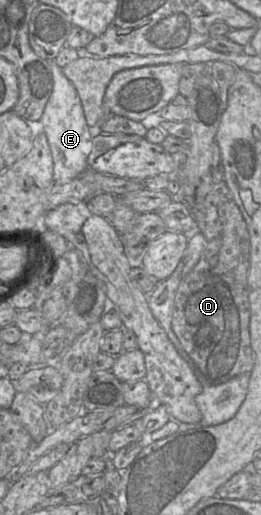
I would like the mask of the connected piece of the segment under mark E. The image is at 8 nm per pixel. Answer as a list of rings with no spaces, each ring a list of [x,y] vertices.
[[[47,61],[52,72],[53,89],[40,122],[52,153],[54,183],[65,184],[78,178],[88,168],[87,158],[92,150],[94,129],[86,122],[83,106],[74,85],[55,61]]]

